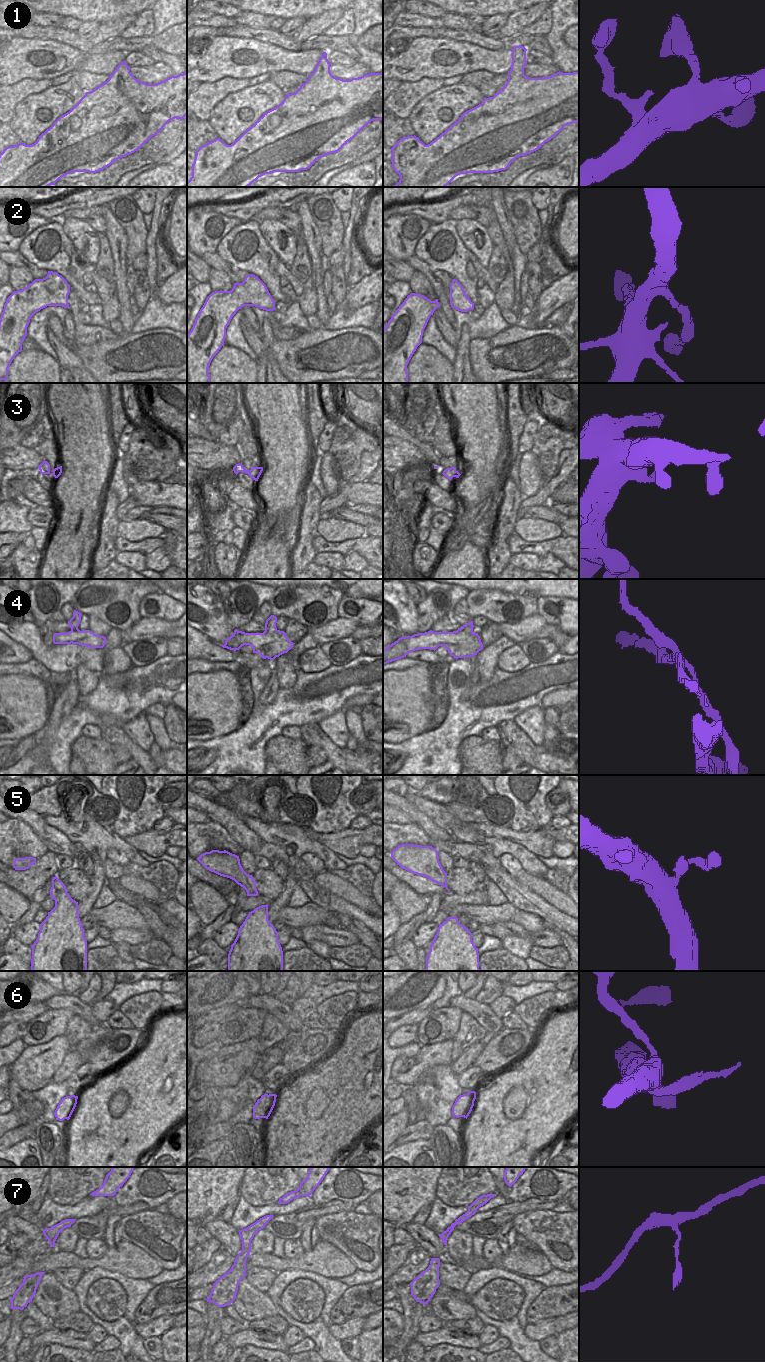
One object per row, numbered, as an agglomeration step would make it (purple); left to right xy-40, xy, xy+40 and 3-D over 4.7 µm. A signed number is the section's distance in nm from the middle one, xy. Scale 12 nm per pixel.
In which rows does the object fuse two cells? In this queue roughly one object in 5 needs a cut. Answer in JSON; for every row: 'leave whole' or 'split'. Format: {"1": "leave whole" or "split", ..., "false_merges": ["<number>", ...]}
{"1": "leave whole", "2": "leave whole", "3": "leave whole", "4": "split", "5": "leave whole", "6": "split", "7": "leave whole", "false_merges": ["4", "6"]}

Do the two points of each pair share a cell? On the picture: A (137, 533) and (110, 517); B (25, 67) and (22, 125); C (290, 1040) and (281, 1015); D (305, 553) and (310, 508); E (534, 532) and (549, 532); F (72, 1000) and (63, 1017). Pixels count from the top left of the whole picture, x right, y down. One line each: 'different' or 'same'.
A: different
B: different
C: different
D: same
E: same
F: different

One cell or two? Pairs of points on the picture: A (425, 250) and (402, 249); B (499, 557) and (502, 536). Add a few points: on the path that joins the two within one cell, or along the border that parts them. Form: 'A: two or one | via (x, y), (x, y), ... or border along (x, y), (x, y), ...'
A: two | border along (427, 230), (418, 240), (414, 254)
B: one | via (499, 552), (501, 541)

